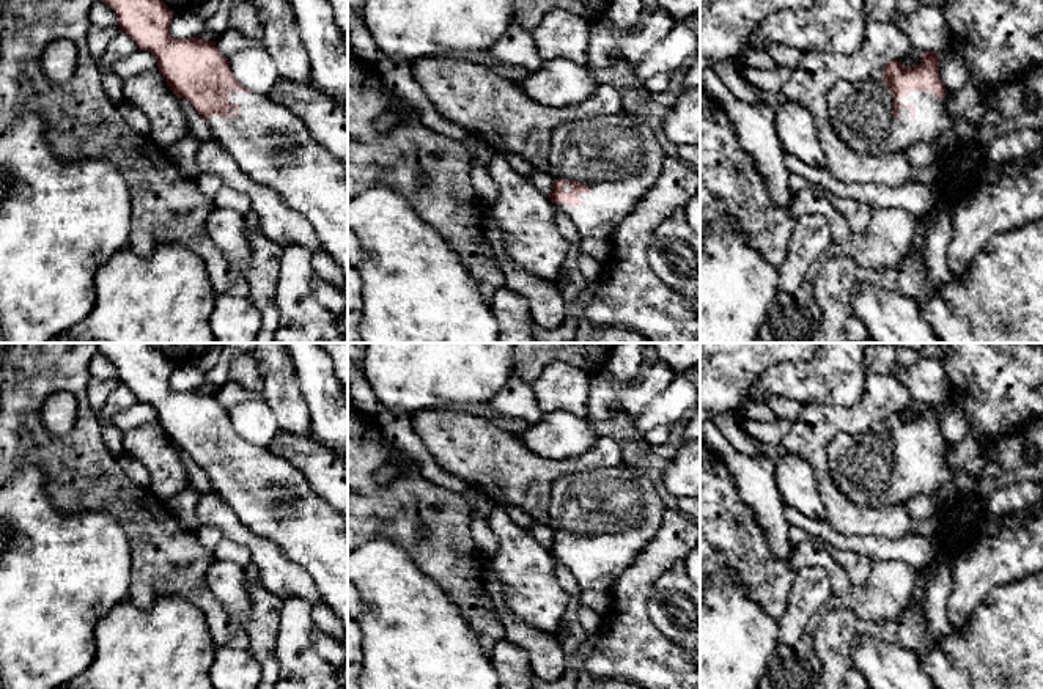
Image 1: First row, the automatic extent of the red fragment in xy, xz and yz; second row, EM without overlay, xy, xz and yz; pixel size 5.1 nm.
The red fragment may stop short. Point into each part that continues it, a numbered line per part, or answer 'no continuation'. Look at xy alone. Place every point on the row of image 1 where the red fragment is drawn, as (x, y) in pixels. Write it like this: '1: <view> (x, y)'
1: xy (269, 143)

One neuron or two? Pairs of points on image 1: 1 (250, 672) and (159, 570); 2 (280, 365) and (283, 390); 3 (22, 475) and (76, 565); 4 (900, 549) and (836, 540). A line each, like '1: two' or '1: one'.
1: two
2: one
3: one
4: one

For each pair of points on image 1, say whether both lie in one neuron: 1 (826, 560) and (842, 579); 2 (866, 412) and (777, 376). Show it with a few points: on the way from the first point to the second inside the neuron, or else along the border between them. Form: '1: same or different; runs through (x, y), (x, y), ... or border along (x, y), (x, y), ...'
1: same; runs through (831, 565), (839, 574)
2: different; border along (867, 373), (864, 394), (856, 403), (814, 403)

